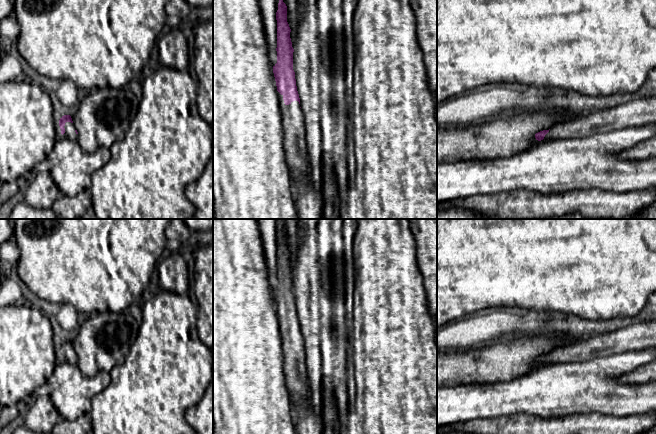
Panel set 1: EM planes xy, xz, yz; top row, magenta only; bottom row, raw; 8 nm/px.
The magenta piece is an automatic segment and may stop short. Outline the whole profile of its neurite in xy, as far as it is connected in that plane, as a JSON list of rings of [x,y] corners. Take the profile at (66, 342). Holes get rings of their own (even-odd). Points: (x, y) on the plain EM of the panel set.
[[[64,339],[59,344],[59,350],[61,358],[69,364],[76,365],[78,362],[78,356],[73,348],[70,339]]]

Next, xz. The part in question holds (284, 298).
[[[279,219],[278,234],[276,236],[277,244],[277,287],[273,290],[273,297],[276,305],[277,315],[283,320],[285,327],[285,336],[283,339],[284,352],[284,374],[286,378],[286,387],[292,401],[293,413],[295,405],[304,397],[309,395],[309,380],[306,371],[306,354],[304,341],[300,332],[300,322],[297,315],[295,296],[293,294],[293,276],[290,262],[291,253],[287,246],[287,230],[283,226],[283,219]]]

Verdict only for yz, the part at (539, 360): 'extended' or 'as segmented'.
extended

